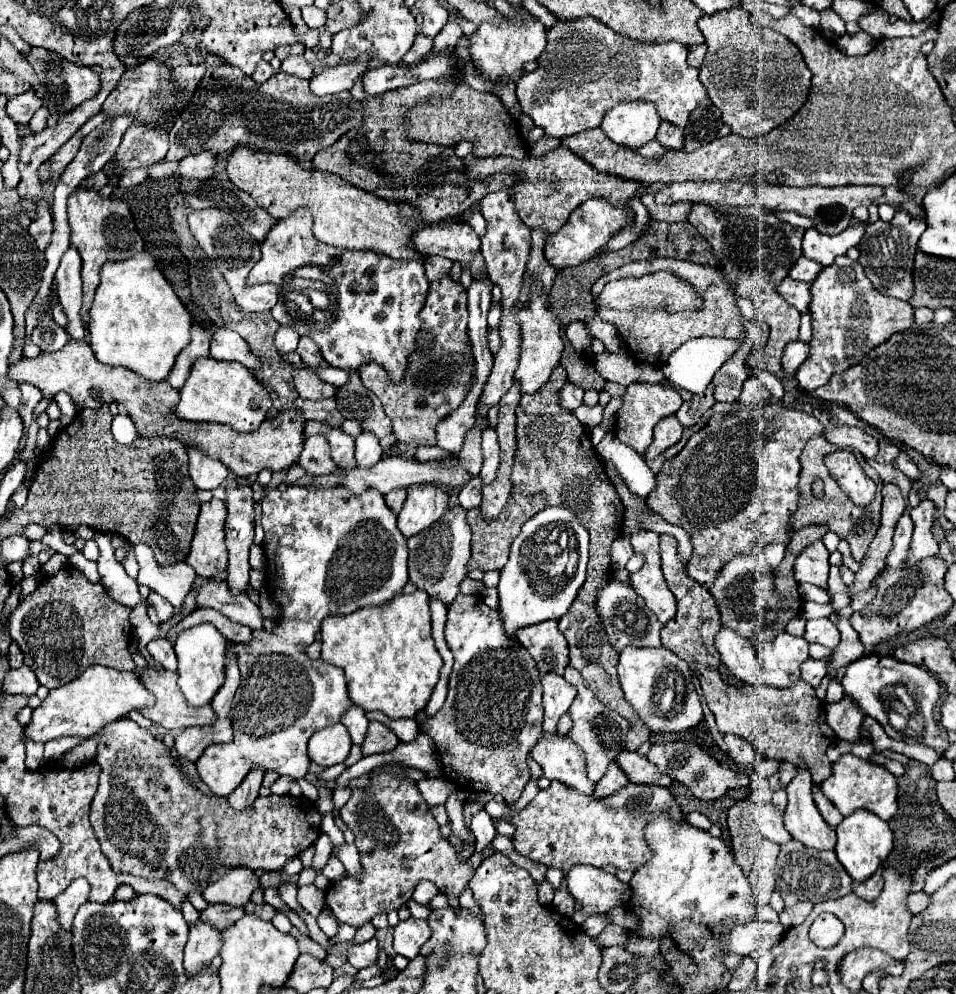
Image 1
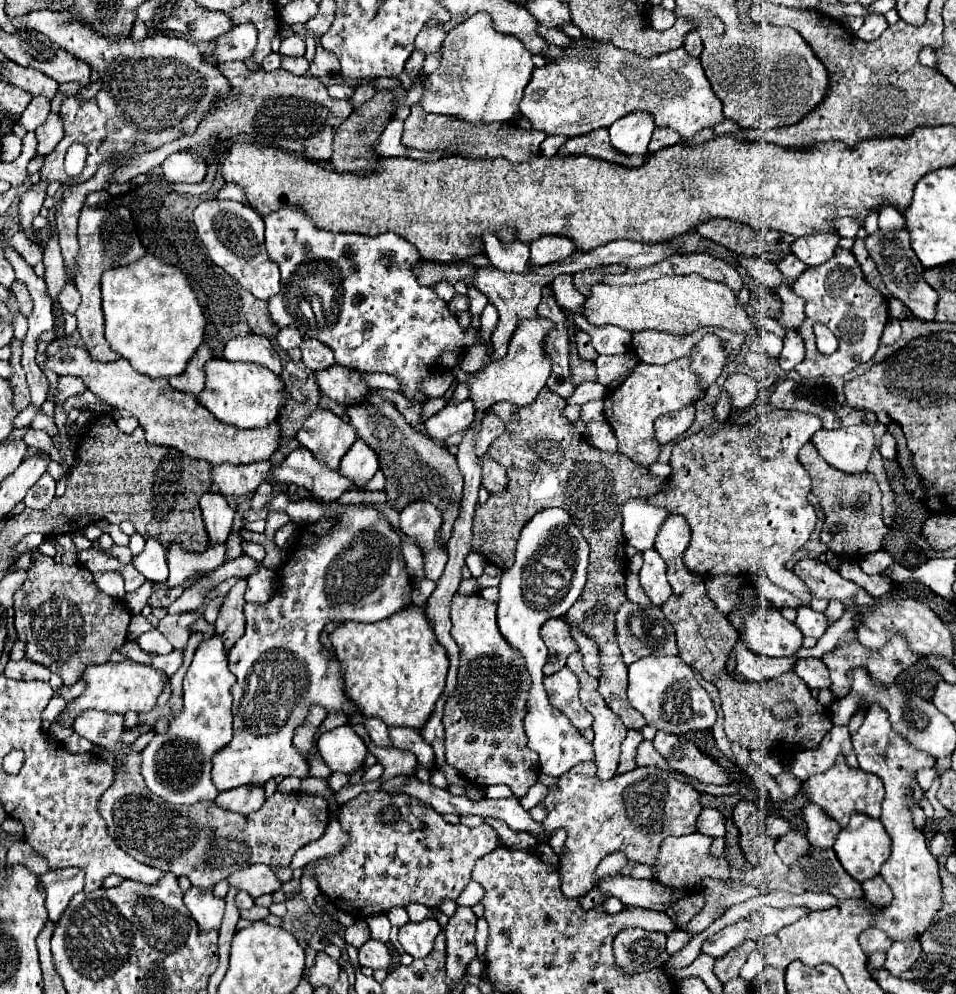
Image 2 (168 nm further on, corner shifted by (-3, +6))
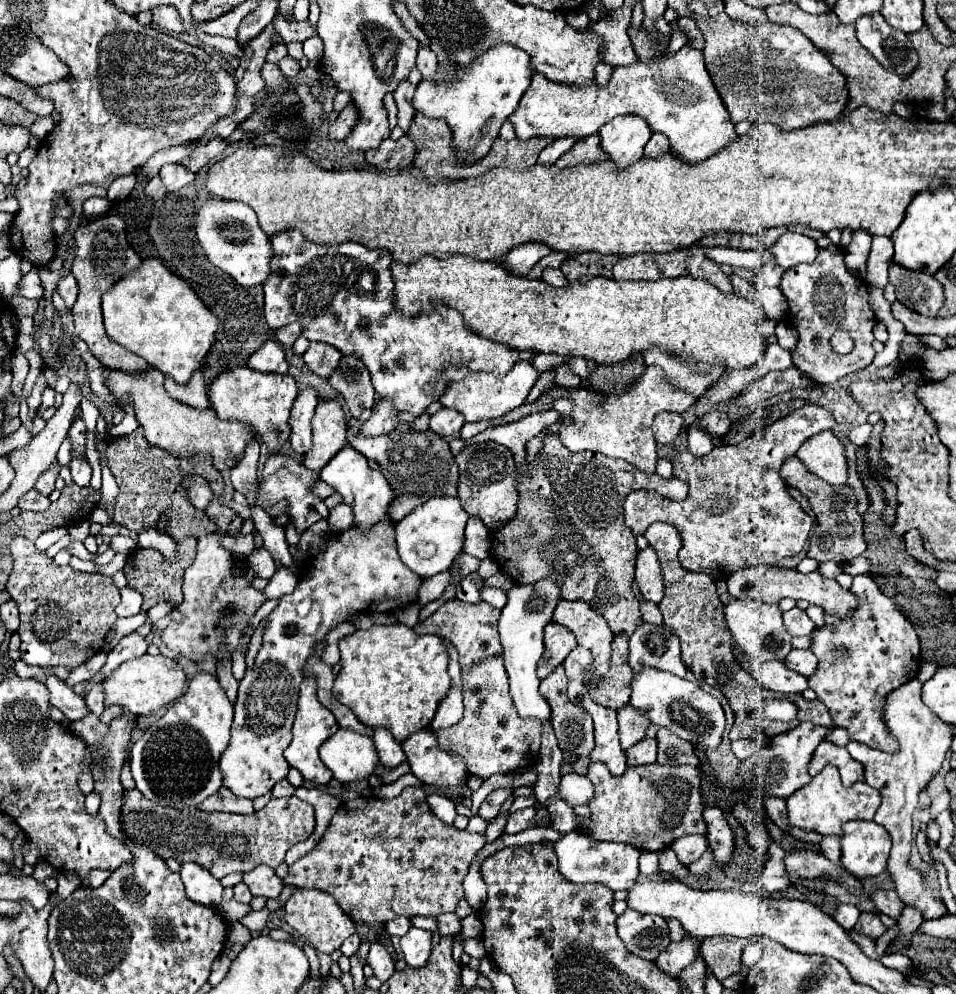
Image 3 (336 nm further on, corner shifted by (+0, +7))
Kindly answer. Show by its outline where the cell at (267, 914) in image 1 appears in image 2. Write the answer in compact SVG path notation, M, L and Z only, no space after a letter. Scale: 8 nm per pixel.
M253 906L249 910L239 910L239 914L241 914L241 918L247 918L251 922L257 922L257 920L263 920L269 914L269 910L263 908L263 906Z

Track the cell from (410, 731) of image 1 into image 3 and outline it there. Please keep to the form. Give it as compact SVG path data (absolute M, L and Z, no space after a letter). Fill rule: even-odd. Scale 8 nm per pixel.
M390 521L376 523L368 533L352 527L326 539L326 549L308 561L294 593L280 597L276 609L268 615L260 651L240 681L232 741L220 759L224 787L238 797L256 799L286 779L290 765L282 753L292 739L298 687L304 681L302 669L324 641L326 631L344 623L352 613L384 613L416 603L420 583L422 577L412 573L398 557L394 525ZM292 625L296 633L288 633Z

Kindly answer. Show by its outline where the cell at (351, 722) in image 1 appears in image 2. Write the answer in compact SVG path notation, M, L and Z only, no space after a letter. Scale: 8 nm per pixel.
M365 718L365 728L371 736L371 740L377 744L377 746L385 746L385 748L393 748L391 740L389 740L389 728L385 726L383 720L379 718Z

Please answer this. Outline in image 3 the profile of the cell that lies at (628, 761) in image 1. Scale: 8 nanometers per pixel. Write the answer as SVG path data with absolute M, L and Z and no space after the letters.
M644 737L640 743L626 751L628 765L648 765L656 761L656 739Z

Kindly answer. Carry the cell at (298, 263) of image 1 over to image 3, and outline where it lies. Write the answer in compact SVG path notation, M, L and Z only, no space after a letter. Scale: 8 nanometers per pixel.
M298 229L280 231L270 237L274 247L272 273L264 283L264 313L266 323L272 329L280 329L288 323L304 325L302 335L308 341L322 341L334 345L342 355L358 357L370 371L372 385L380 397L392 399L398 411L408 411L412 415L422 415L428 405L438 401L444 393L448 371L448 383L460 381L470 371L492 371L504 375L518 361L532 361L536 351L516 351L504 343L492 341L474 333L466 327L460 311L452 307L436 307L428 313L418 313L414 317L404 317L394 305L394 279L390 273L392 253L386 249L368 249L356 241L344 241L340 245L318 245L302 237Z

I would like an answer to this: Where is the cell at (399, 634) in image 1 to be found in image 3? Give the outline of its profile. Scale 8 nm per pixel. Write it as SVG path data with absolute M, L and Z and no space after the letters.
M394 623L394 625L372 625L372 627L366 629L366 631L358 629L358 631L354 631L352 635L342 637L342 639L338 641L338 647L340 647L340 653L342 653L342 659L340 659L340 665L342 665L342 667L340 667L340 673L336 675L336 681L334 681L334 687L332 687L332 695L334 695L342 705L350 707L352 713L354 713L364 725L368 725L368 727L386 727L386 729L390 729L390 733L394 735L396 741L404 741L408 735L430 727L432 717L434 717L436 707L438 707L438 701L440 701L440 699L448 693L448 689L450 689L450 677L448 677L448 673L446 673L446 669L448 669L448 655L446 655L446 649L444 649L440 637L418 635L414 629L410 629L410 627L402 625L402 623Z

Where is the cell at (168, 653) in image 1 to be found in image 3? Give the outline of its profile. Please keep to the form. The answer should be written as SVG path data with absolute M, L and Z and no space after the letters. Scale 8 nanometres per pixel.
M130 633L126 635L110 653L108 653L108 661L106 665L102 667L102 679L106 679L120 663L124 661L130 661L130 659L136 659L136 657L142 657L144 653L148 653L148 647L150 647L150 641L148 637L142 637L140 633Z

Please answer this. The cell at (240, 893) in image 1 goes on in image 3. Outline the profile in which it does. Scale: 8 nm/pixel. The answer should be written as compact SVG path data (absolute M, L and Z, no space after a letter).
M260 865L260 867L244 873L242 881L248 885L248 889L254 897L260 895L266 899L278 897L282 893L282 887L284 887L282 879L274 873L274 869L266 867L266 865Z

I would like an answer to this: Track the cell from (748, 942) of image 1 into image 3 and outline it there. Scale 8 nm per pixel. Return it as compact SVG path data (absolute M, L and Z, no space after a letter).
M684 937L680 941L672 941L664 953L660 953L660 957L654 961L656 965L660 965L660 969L672 977L676 977L684 967L692 965L692 961L696 961L698 953L700 953L702 941L700 939L692 939L692 937Z

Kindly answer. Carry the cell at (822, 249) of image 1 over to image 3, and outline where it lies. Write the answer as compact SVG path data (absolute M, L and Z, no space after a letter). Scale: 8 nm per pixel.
M786 231L778 243L770 249L780 267L790 269L800 263L812 263L818 257L818 243L802 233Z

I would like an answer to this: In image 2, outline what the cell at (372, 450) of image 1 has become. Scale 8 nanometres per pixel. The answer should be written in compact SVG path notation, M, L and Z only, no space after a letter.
M357 440L339 464L339 474L349 478L355 486L359 486L359 490L365 488L365 484L373 478L377 470L379 462L375 458L375 452L363 440Z

